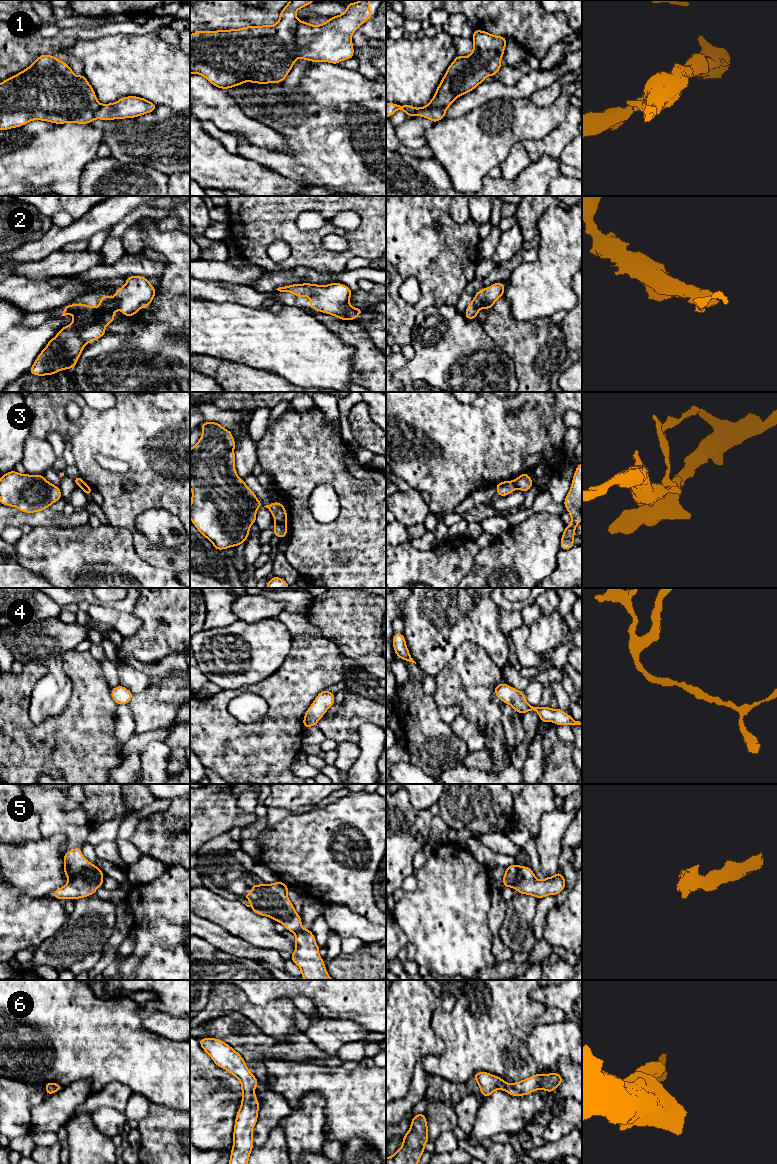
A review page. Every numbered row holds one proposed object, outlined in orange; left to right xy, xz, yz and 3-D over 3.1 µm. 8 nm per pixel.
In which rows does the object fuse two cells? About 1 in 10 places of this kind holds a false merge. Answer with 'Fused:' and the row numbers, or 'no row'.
Fused: 1, 3

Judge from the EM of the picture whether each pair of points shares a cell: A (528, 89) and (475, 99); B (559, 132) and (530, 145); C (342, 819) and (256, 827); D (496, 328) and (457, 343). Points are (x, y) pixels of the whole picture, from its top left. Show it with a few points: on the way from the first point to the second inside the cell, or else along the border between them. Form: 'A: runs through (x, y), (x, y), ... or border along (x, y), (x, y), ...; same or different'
A: runs through (515, 91), (488, 91); same
B: runs through (552, 139), (546, 145), (537, 145); same
C: runs through (321, 833), (277, 833); same
D: border along (481, 324), (485, 333), (501, 350); different

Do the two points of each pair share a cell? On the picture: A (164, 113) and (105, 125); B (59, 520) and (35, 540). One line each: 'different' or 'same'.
A: same
B: different

